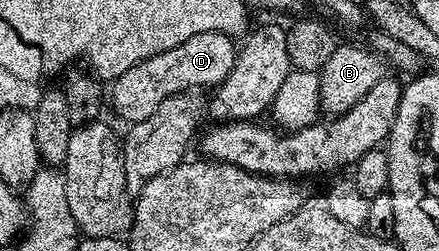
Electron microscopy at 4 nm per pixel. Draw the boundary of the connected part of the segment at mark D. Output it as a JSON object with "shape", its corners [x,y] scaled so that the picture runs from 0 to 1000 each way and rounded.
{"shape":[[[497,127],[444,135],[444,151],[426,151],[408,183],[378,207],[353,215],[289,279],[267,319],[255,323],[257,430],[285,474],[287,498],[314,494],[362,426],[362,406],[390,390],[390,375],[408,375],[433,359],[492,355],[526,295],[526,263],[540,243],[542,179],[533,147],[510,143]]]}

